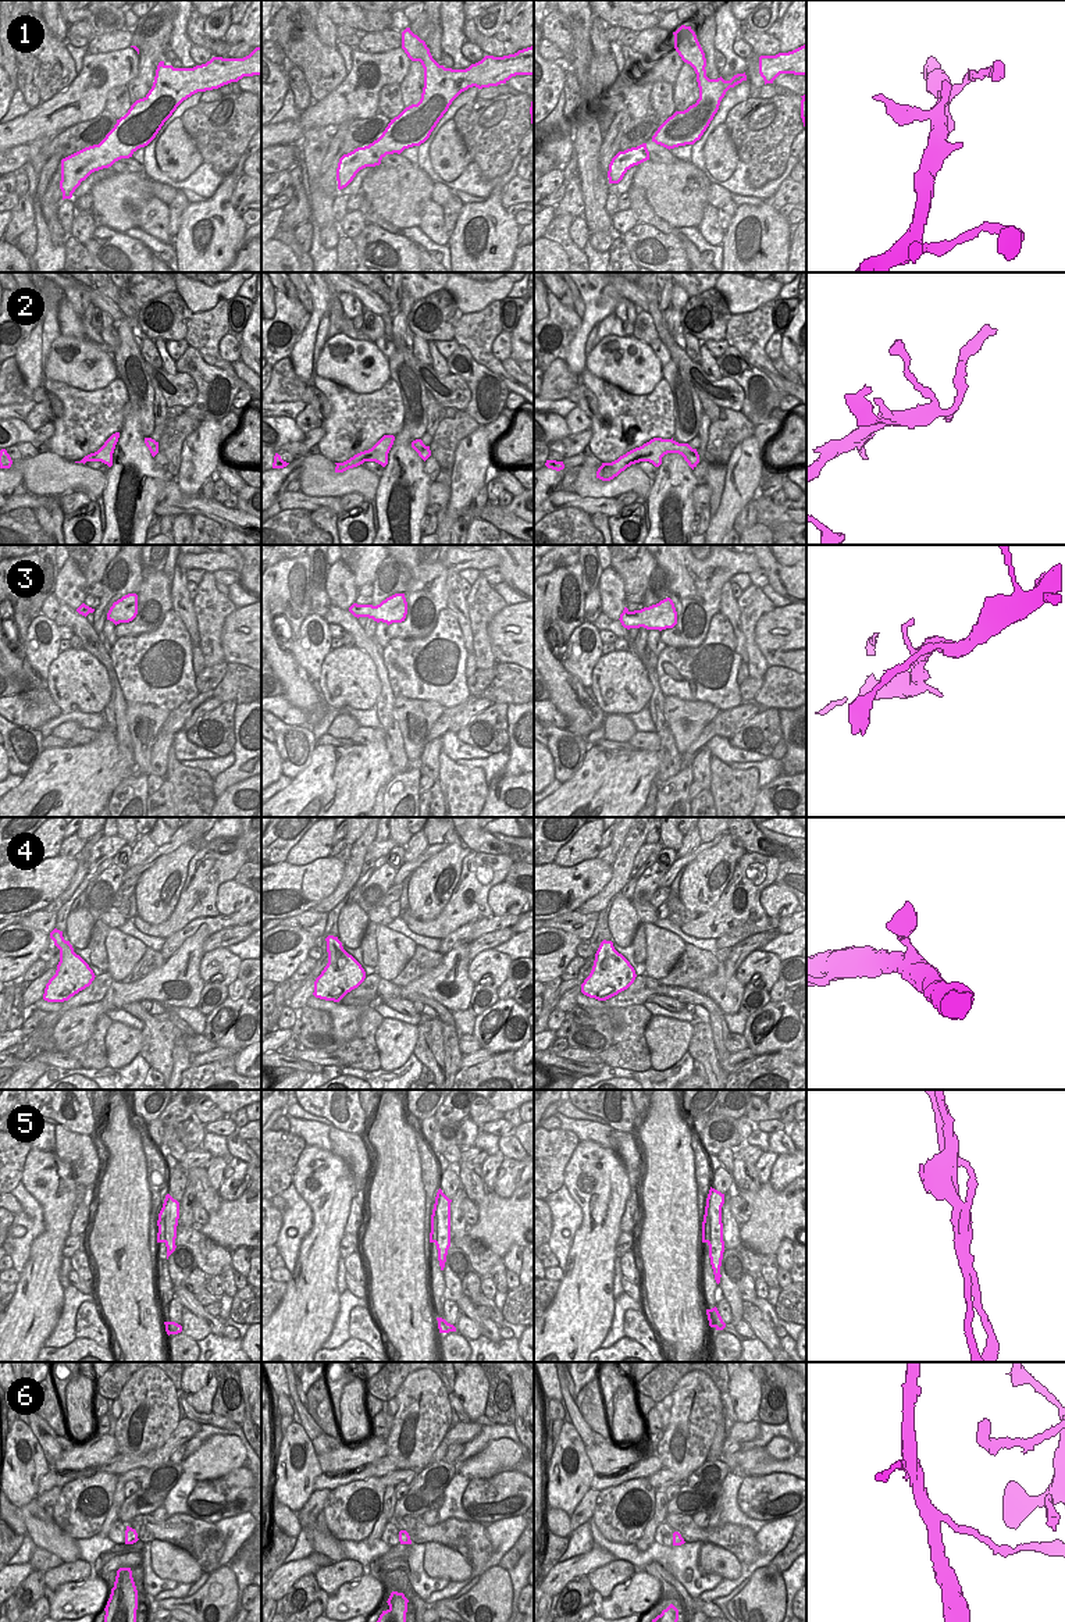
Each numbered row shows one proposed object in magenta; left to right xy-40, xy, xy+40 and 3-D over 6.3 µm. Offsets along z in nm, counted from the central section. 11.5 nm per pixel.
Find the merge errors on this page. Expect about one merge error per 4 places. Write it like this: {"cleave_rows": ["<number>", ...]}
{"cleave_rows": ["5"]}

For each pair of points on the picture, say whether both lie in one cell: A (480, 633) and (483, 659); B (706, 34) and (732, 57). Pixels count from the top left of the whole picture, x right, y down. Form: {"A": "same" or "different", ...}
{"A": "same", "B": "different"}

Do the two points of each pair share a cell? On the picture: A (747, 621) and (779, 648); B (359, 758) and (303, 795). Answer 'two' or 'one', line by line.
A: two
B: one

